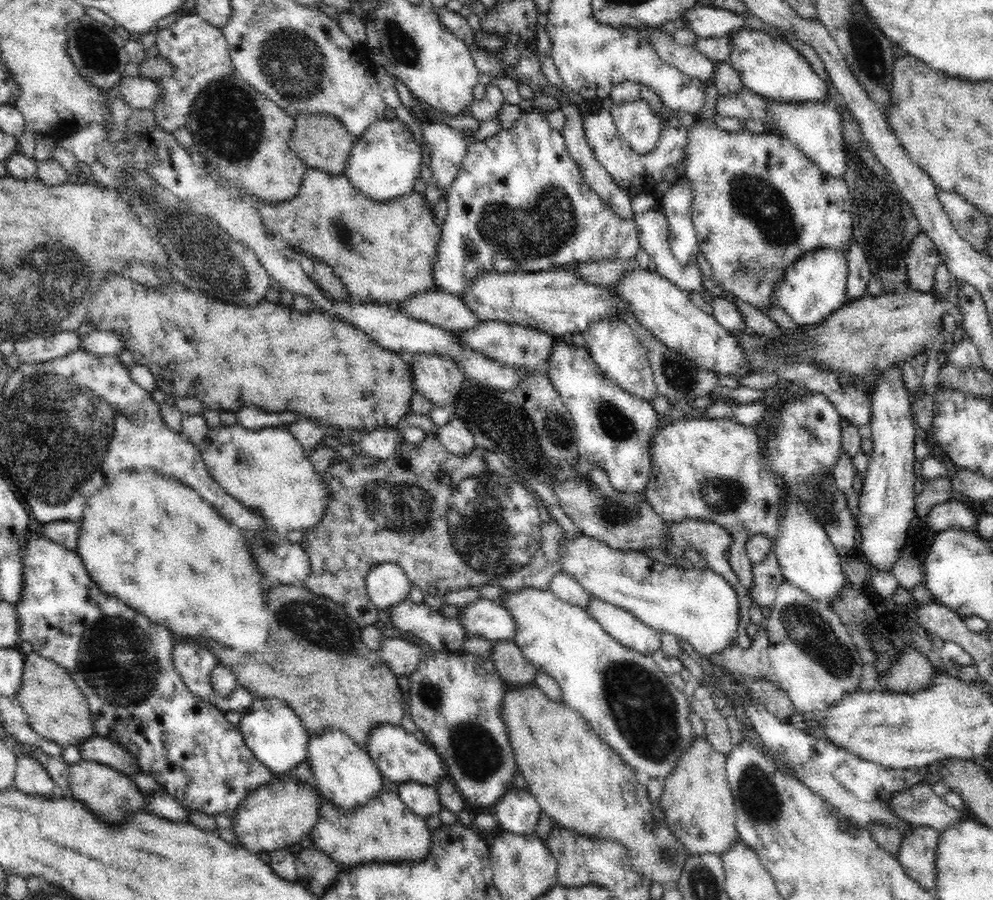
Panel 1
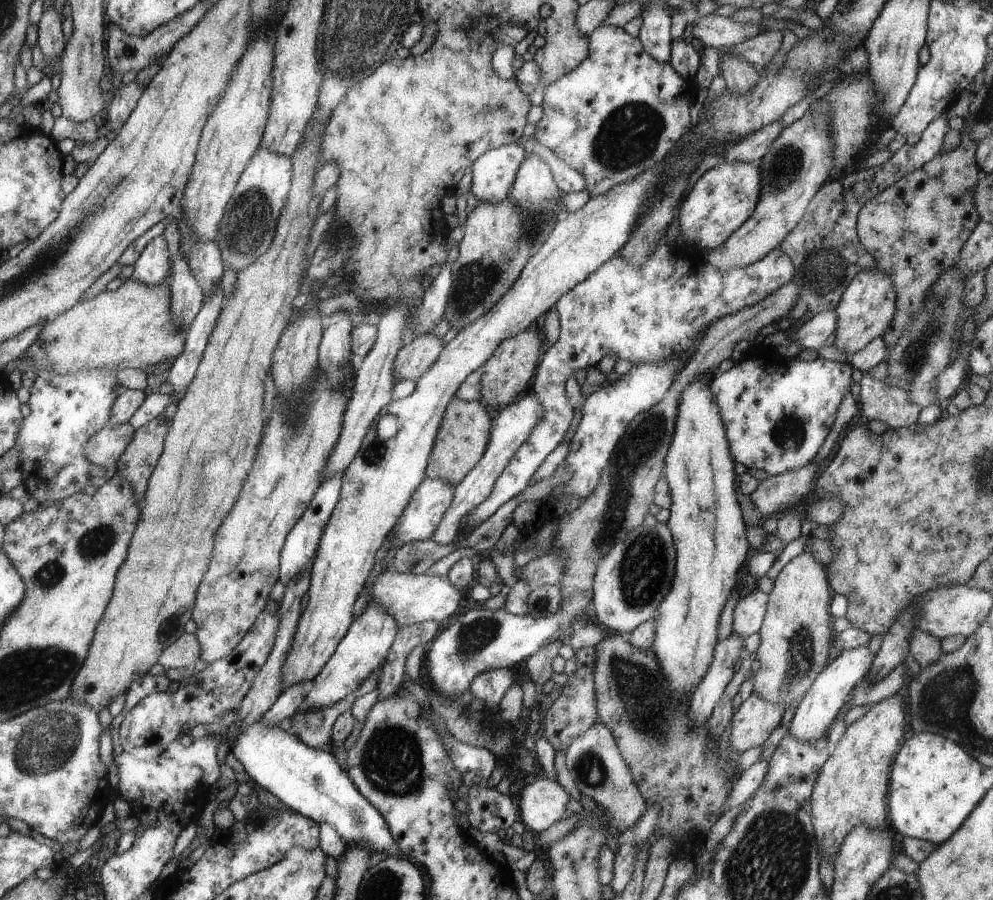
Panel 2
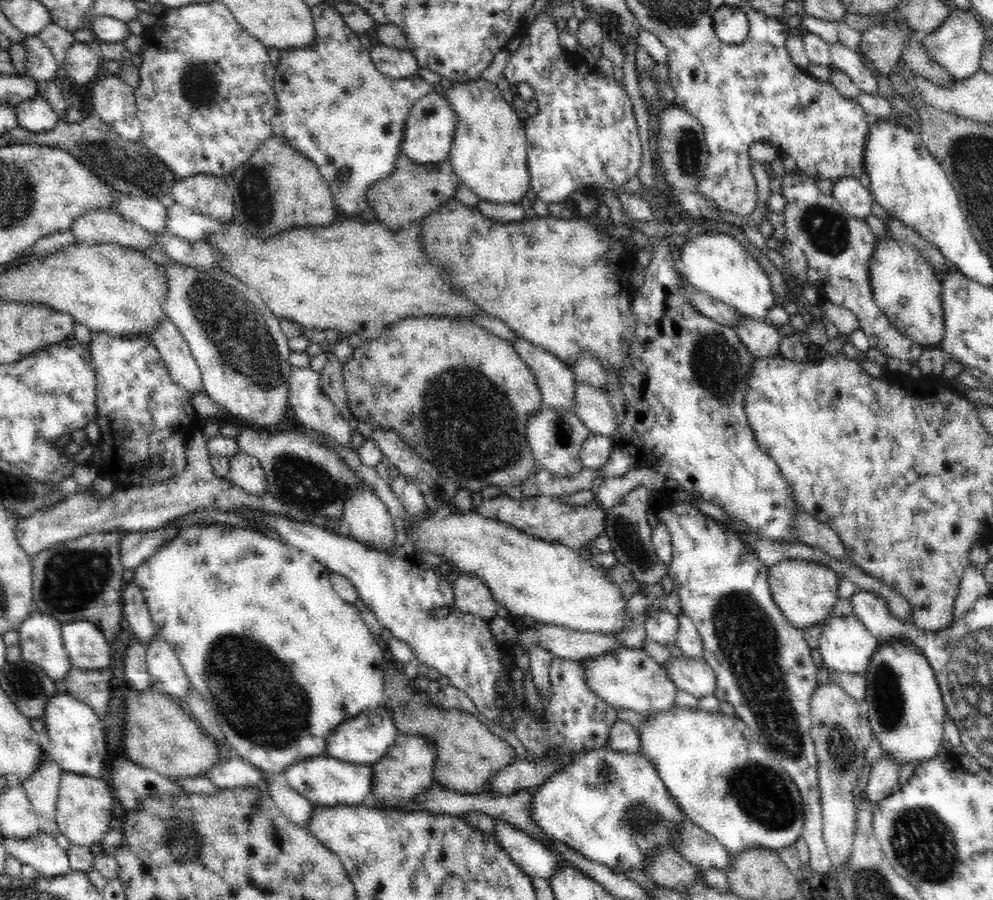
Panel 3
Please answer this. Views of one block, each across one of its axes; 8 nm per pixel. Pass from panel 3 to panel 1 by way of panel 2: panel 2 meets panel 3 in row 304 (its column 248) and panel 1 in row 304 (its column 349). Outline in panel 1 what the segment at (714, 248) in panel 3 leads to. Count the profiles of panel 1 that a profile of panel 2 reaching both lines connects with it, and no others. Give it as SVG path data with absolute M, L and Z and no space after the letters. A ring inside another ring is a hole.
M833 248L810 251L776 280L772 288L772 299L775 306L782 308L799 326L818 324L848 302L846 300L847 278L846 252L839 252Z

